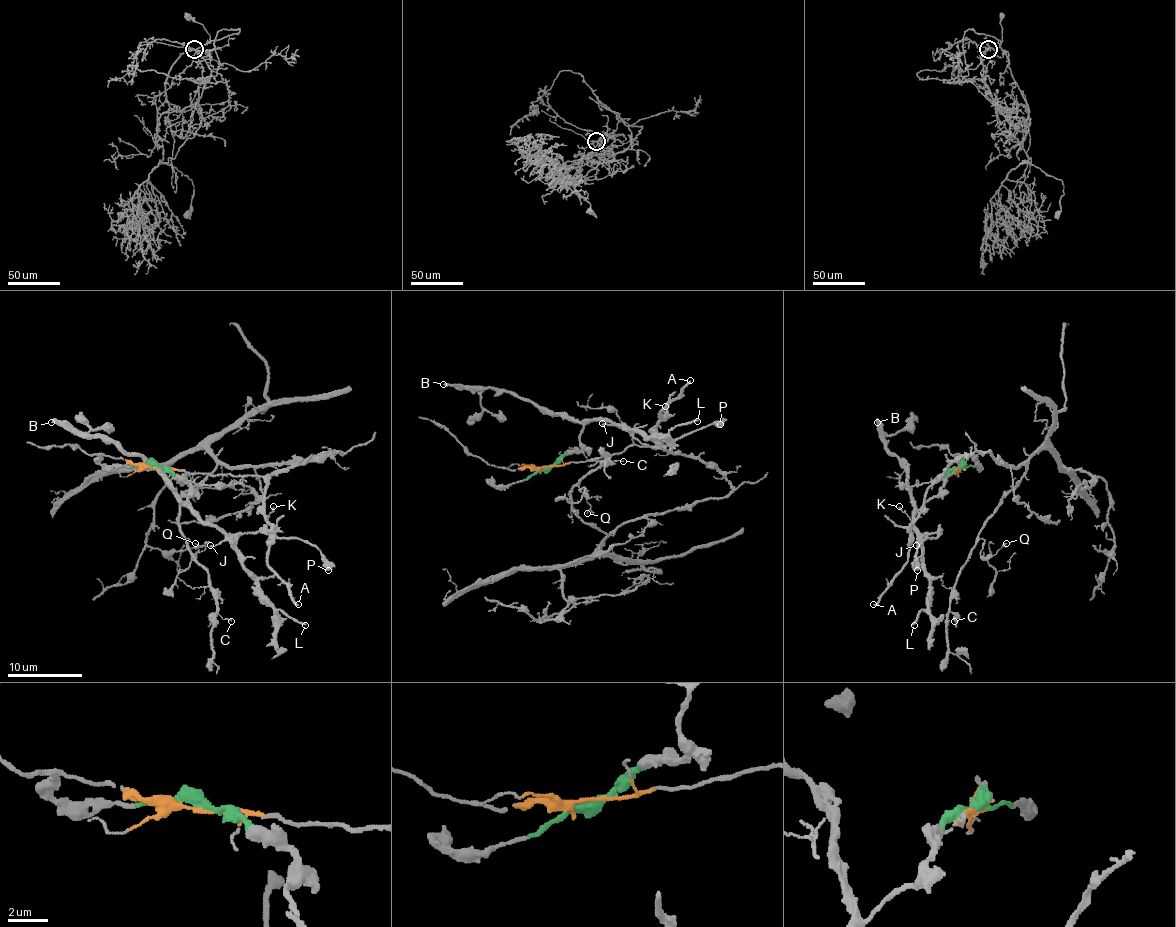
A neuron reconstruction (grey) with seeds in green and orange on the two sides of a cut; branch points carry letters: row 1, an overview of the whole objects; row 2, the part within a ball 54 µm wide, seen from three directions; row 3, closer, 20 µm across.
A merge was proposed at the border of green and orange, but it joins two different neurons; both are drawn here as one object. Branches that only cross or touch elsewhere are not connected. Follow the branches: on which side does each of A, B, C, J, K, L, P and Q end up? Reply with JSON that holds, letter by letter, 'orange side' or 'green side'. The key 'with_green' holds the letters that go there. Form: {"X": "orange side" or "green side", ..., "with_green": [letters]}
{"A": "orange side", "B": "green side", "C": "orange side", "J": "green side", "K": "orange side", "L": "green side", "P": "green side", "Q": "orange side", "with_green": ["B", "J", "L", "P"]}

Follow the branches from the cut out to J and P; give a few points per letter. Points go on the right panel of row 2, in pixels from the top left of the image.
J: (961, 466), (955, 468), (942, 484), (942, 490), (916, 513), (914, 531), (918, 546), (916, 544)
P: (961, 466), (914, 516), (914, 528), (920, 533), (938, 531), (916, 552), (918, 571)

